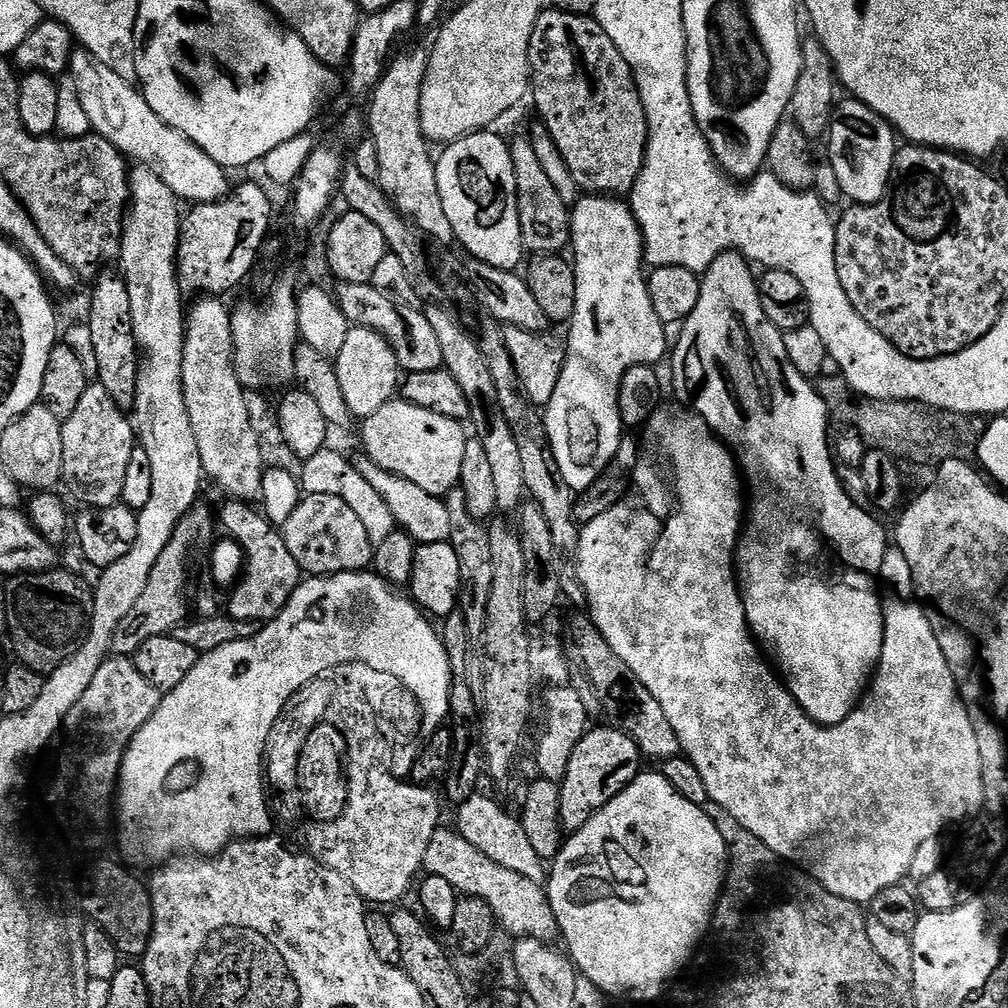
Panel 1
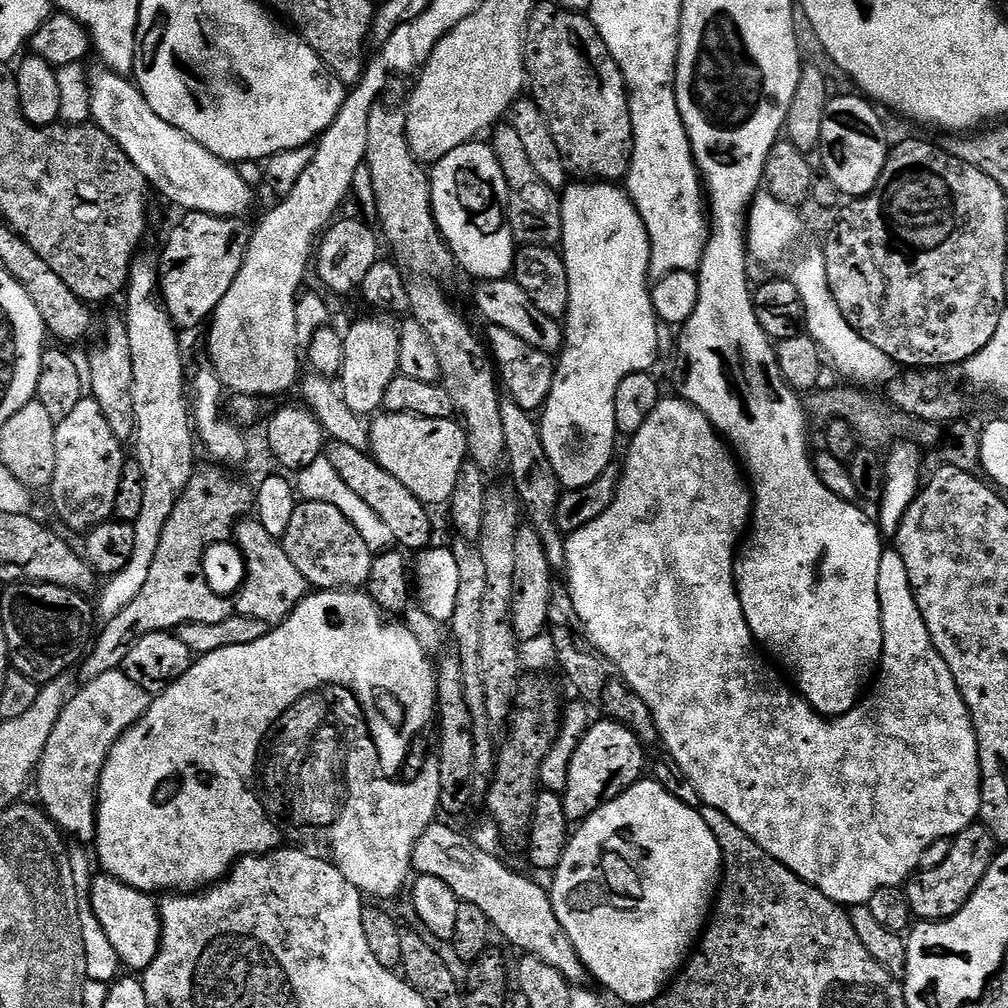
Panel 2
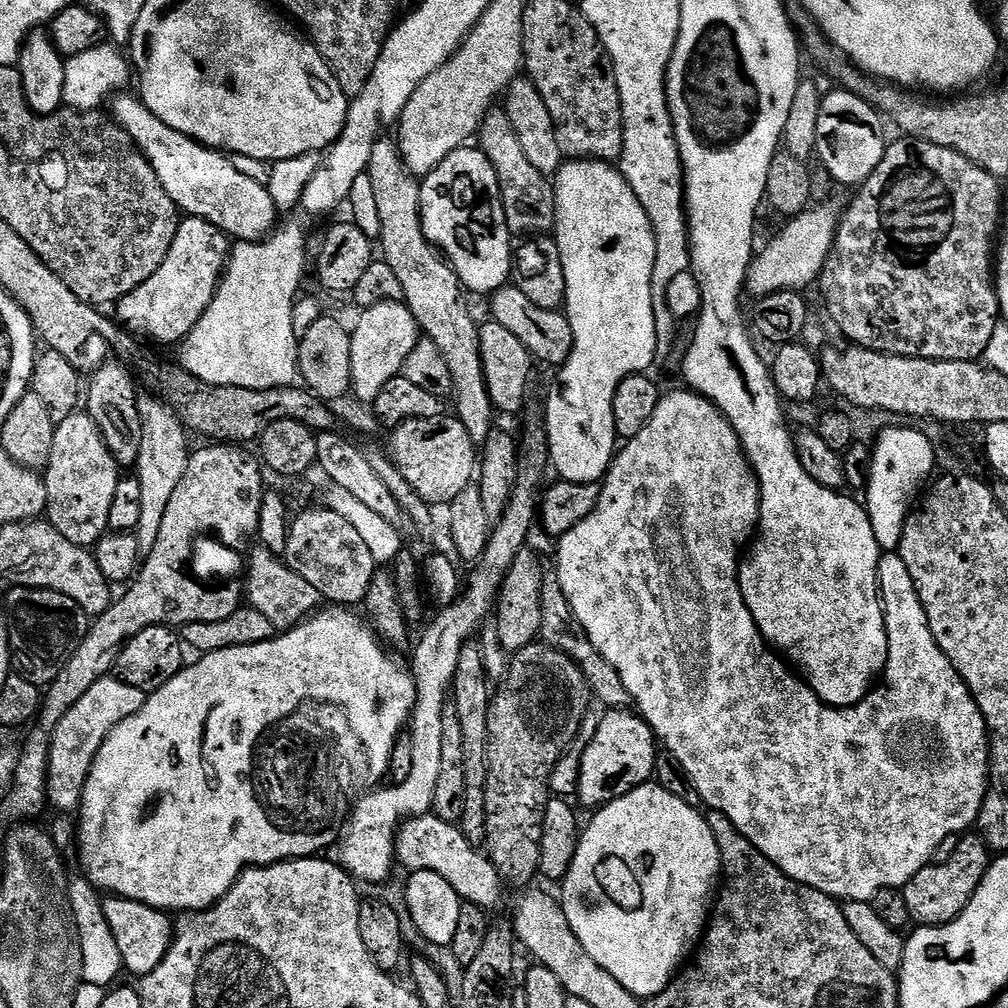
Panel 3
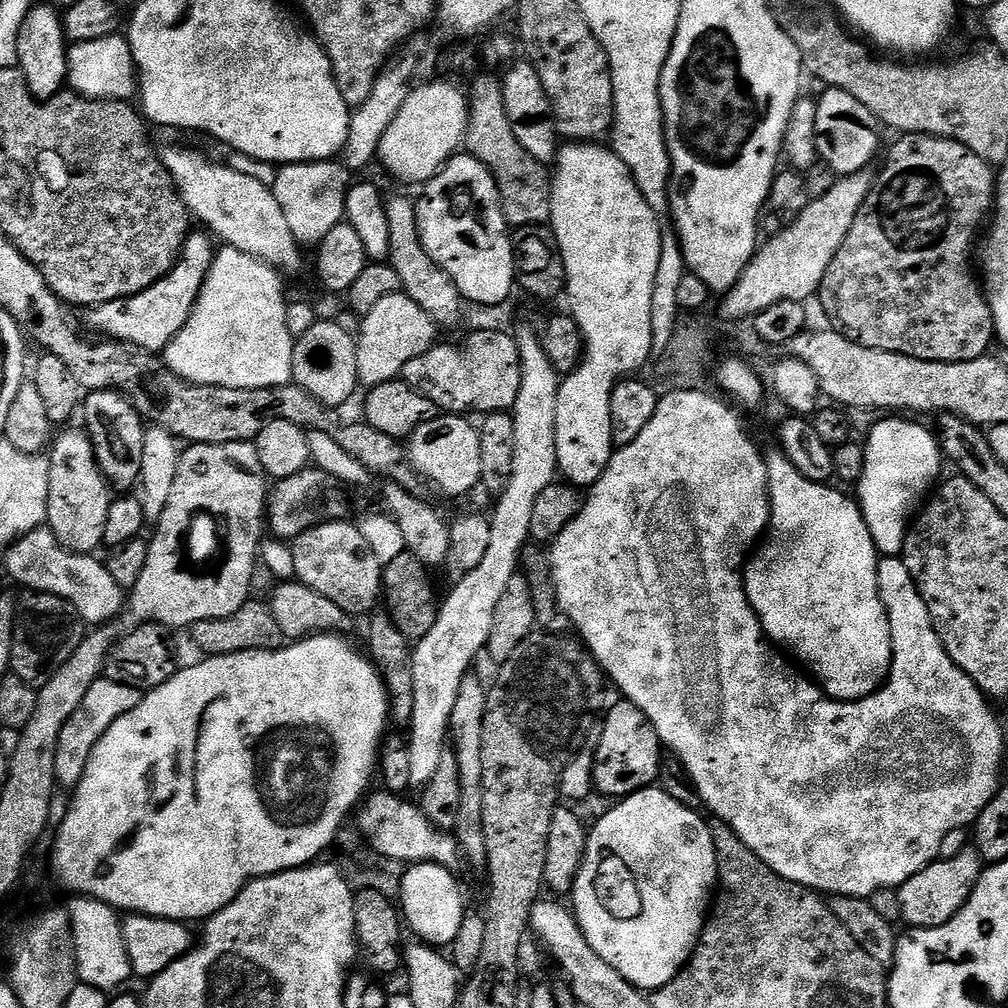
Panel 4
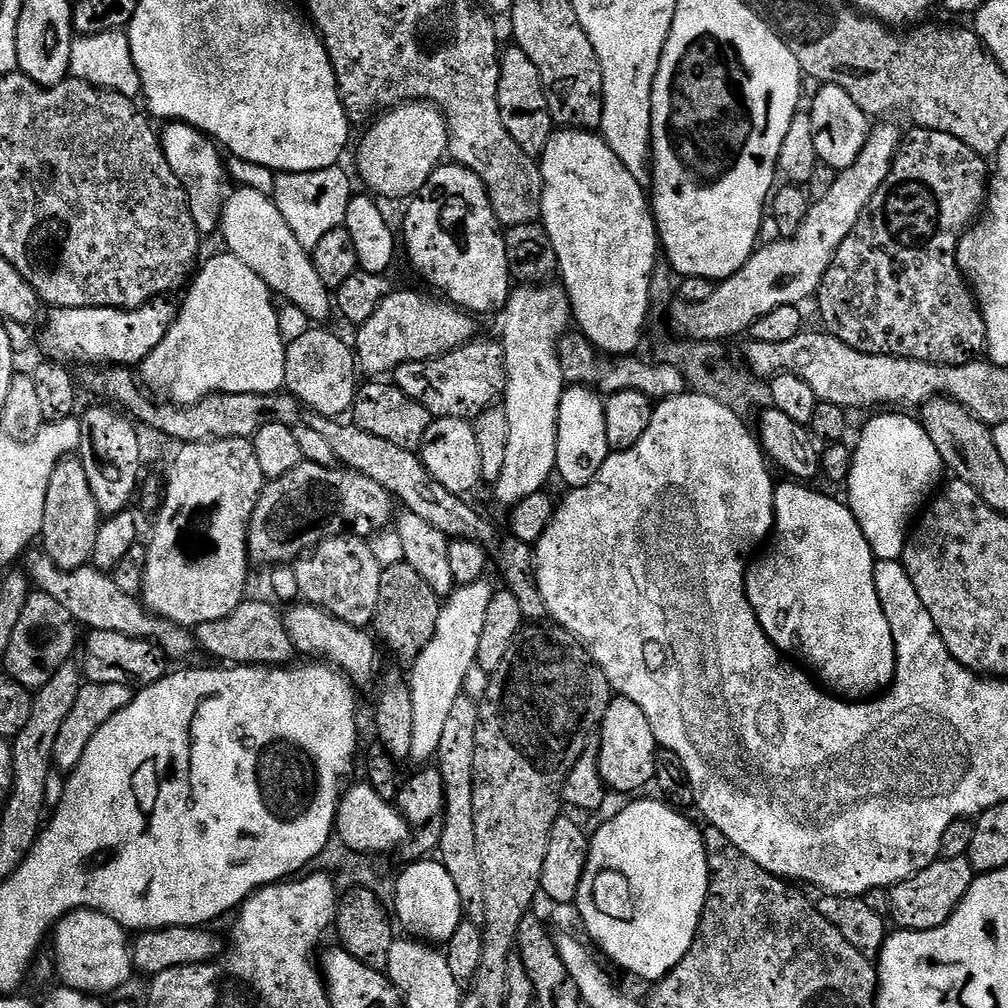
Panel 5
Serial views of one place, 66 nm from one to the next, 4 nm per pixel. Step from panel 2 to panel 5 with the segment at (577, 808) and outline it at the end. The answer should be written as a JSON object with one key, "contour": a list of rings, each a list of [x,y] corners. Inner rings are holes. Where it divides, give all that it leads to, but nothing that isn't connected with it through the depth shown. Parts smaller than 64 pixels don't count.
{"contour":[[[616,696],[606,710],[598,735],[601,780],[611,791],[613,788],[616,792],[643,793],[640,791],[656,779],[658,745],[654,738],[654,730],[650,730],[650,722],[646,714],[642,714],[642,706],[634,706],[634,702],[630,702],[630,698],[625,696]]]}

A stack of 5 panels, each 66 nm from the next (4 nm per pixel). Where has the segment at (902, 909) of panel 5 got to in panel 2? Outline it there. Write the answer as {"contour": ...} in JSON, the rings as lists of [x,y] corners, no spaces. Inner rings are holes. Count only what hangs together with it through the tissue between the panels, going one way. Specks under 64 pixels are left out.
{"contour":[[[979,822],[962,830],[957,836],[952,837],[951,841],[950,854],[944,859],[942,866],[924,868],[907,881],[910,910],[917,921],[948,920],[961,912],[997,858],[998,845],[994,834],[990,834],[986,825]]]}

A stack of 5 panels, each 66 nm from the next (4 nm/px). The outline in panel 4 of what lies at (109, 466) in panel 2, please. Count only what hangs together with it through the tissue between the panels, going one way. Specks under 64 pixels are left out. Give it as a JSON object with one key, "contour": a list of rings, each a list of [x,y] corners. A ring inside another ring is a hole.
{"contour":[[[79,431],[68,432],[65,436],[57,435],[51,441],[48,456],[50,490],[46,527],[66,551],[92,554],[97,551],[96,547],[99,549],[103,545],[106,514],[114,496],[108,481],[100,472],[100,467],[96,465],[87,431]]]}

